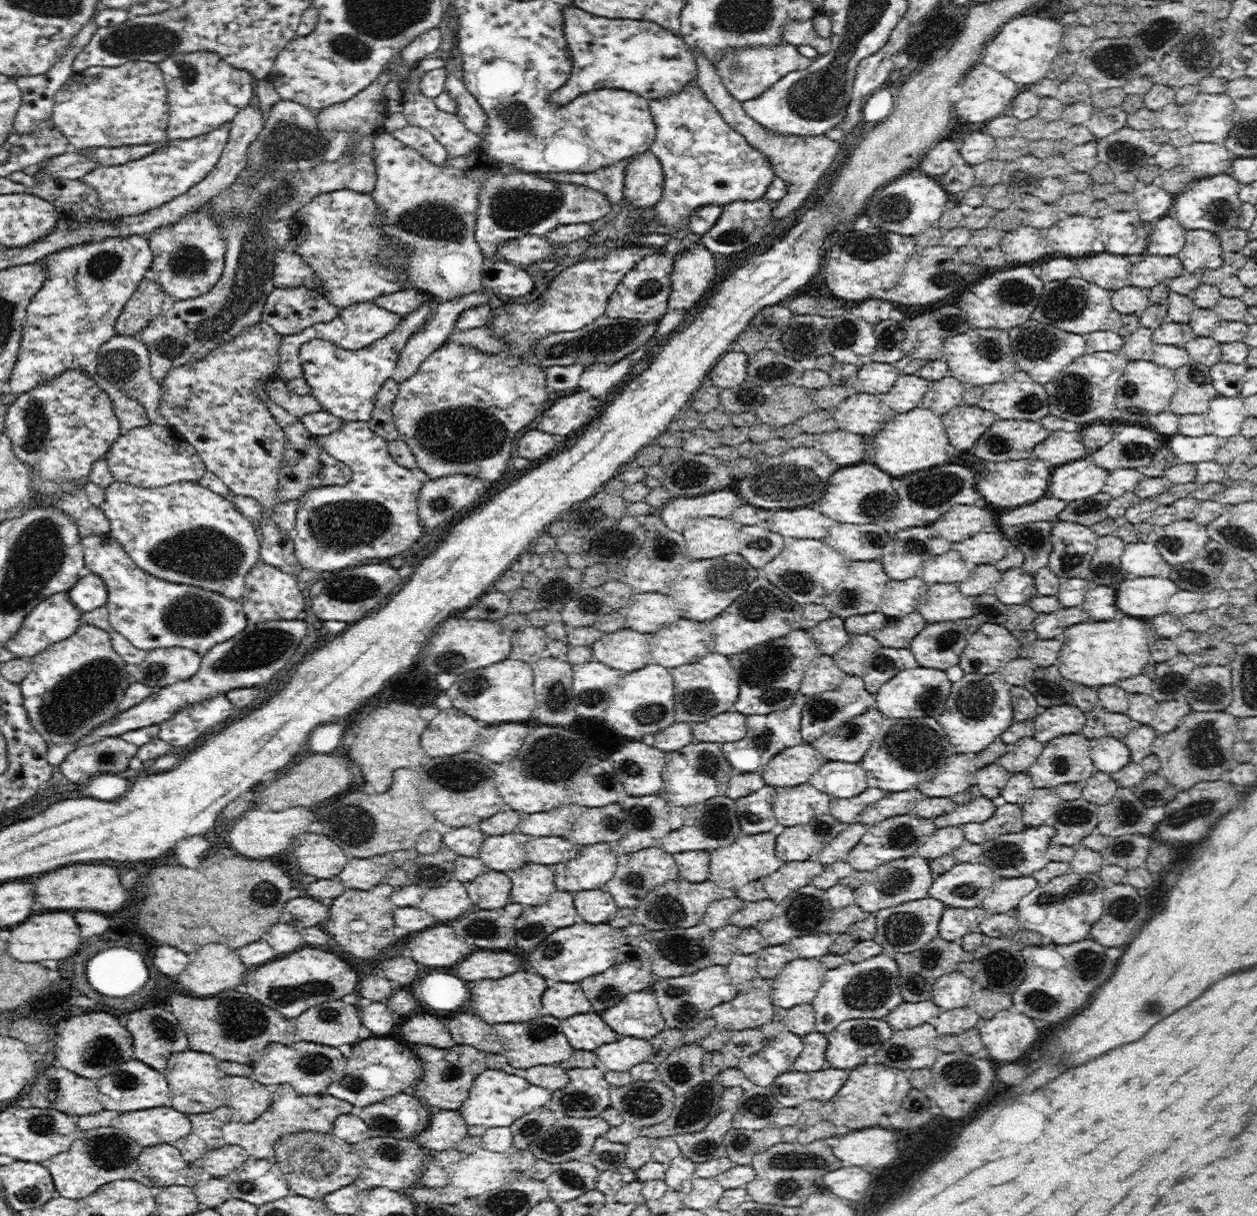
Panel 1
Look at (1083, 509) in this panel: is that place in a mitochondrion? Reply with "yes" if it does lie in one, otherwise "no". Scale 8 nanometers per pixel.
yes

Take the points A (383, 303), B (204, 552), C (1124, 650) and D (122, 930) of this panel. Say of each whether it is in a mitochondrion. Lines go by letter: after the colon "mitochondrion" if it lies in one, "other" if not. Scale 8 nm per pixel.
A: other
B: mitochondrion
C: other
D: other

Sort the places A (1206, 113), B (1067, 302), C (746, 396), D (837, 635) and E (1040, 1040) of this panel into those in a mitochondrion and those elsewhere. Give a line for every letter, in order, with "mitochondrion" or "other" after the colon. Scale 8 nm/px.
A: other
B: mitochondrion
C: mitochondrion
D: other
E: other

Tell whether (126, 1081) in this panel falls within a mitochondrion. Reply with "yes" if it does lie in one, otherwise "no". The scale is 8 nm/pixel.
yes

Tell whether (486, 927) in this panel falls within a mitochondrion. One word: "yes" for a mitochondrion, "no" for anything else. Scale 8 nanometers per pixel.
yes

